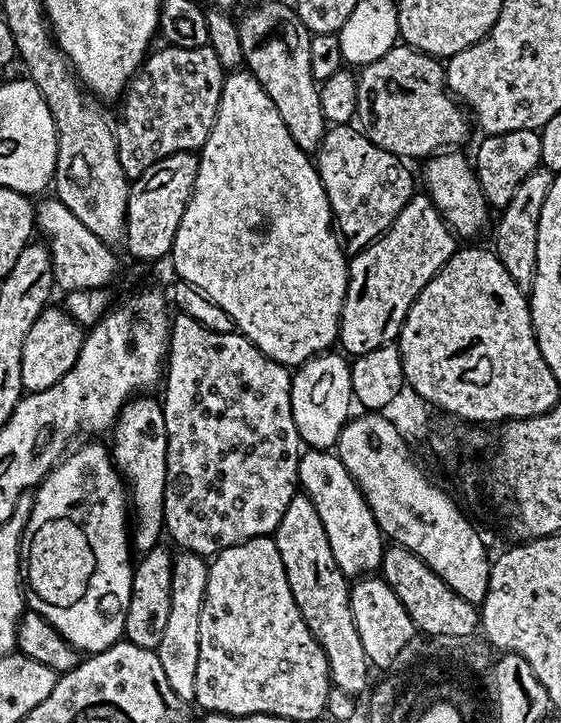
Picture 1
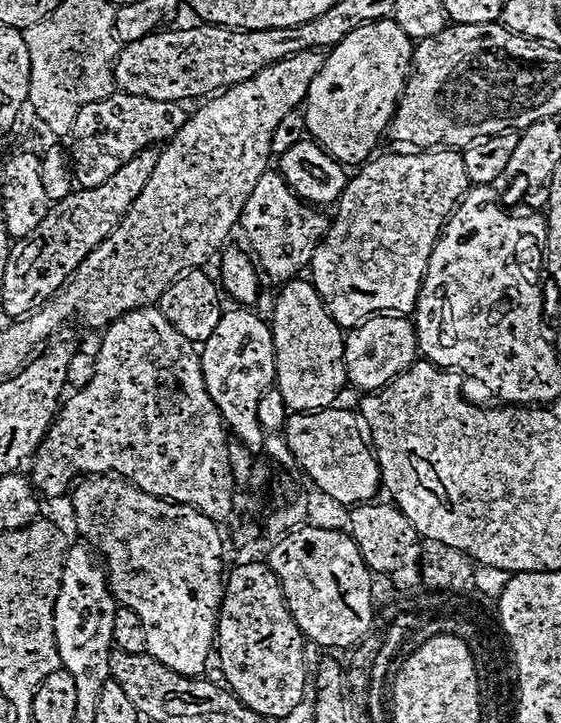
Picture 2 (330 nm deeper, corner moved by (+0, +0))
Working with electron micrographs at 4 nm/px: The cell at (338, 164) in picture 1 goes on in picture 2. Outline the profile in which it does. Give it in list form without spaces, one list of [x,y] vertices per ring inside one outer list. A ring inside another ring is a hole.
[[[266,171],[258,182],[254,182],[254,190],[250,190],[250,198],[246,198],[246,206],[240,211],[238,228],[252,243],[251,251],[263,275],[265,272],[272,280],[287,282],[299,277],[303,273],[300,271],[311,265],[312,255],[324,239],[330,223],[329,217],[320,212],[323,211],[319,207],[301,200],[279,171]]]

